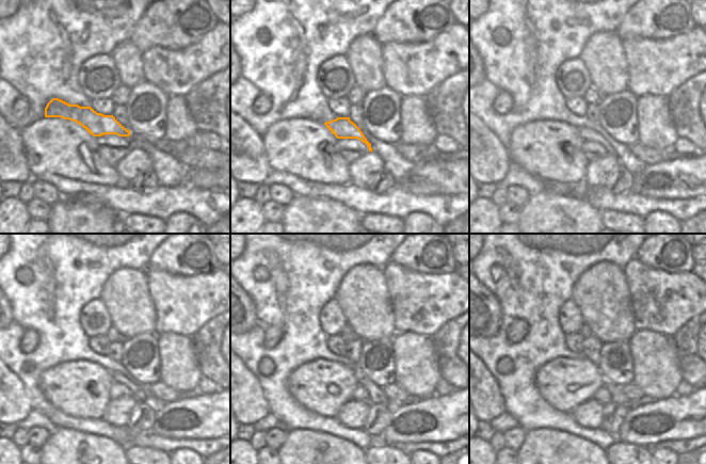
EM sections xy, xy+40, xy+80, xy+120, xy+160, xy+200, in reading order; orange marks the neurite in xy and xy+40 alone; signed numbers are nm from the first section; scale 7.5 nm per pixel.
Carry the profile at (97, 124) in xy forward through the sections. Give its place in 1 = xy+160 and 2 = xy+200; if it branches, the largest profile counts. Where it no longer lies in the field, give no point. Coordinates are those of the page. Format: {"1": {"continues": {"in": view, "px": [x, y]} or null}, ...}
{"1": {"continues": {"in": "xy+160", "px": [376, 395]}}, "2": {"continues": {"in": "xy+200", "px": [616, 395]}}}

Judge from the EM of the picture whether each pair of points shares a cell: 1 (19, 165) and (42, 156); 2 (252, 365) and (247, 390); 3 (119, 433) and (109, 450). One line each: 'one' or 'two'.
1: two
2: two
3: two

